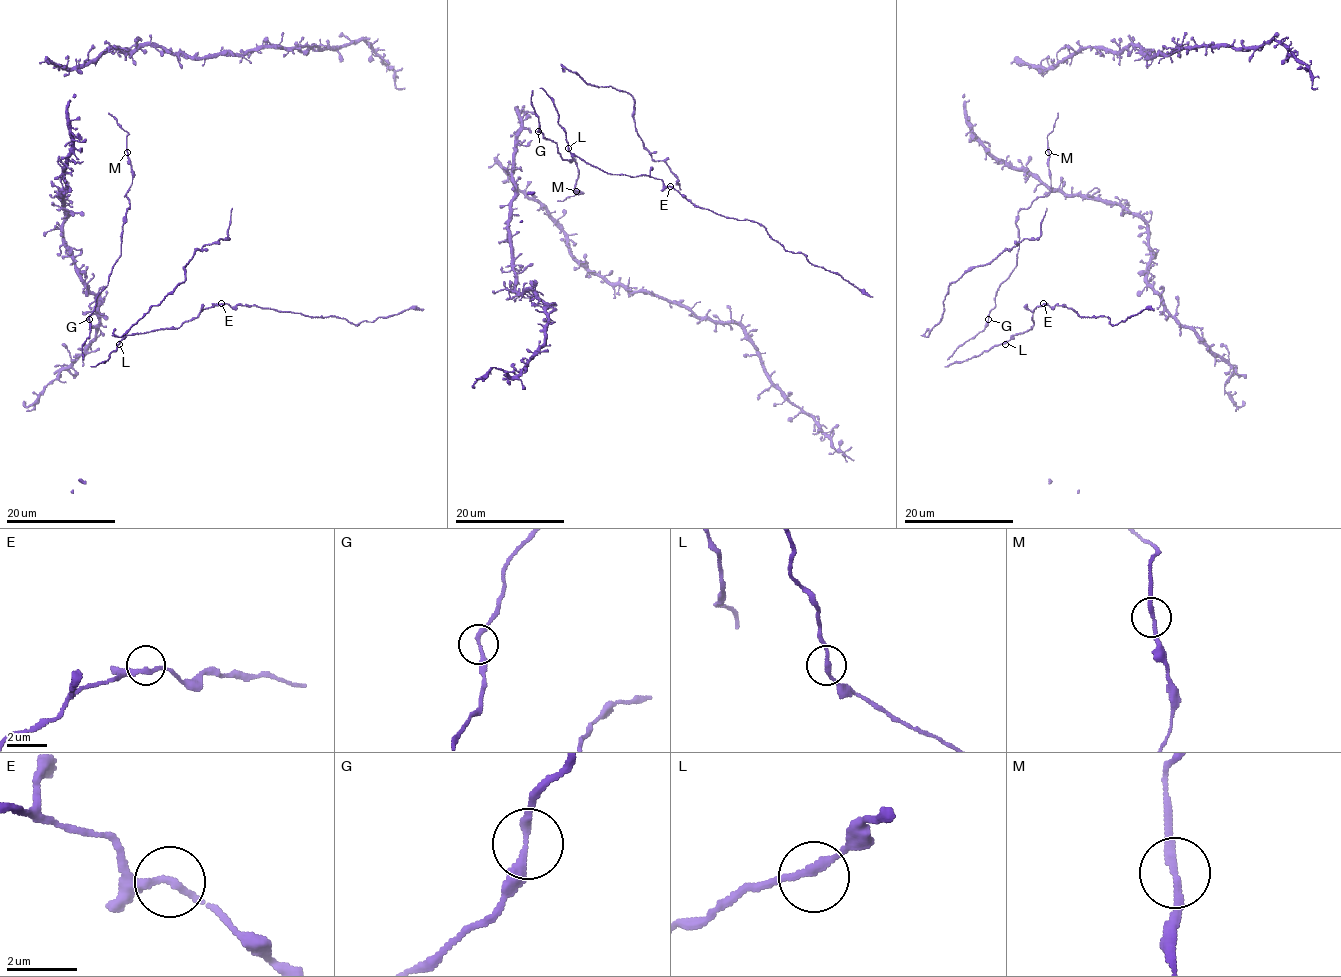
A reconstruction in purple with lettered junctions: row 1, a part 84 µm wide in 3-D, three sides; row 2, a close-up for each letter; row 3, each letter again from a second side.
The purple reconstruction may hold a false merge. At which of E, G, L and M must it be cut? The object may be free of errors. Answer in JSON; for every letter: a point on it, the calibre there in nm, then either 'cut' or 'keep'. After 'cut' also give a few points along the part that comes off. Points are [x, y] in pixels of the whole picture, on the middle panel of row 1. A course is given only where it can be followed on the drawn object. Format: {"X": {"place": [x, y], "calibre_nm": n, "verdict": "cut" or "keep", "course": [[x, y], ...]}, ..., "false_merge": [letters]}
{"E": {"place": [670, 186], "calibre_nm": 220, "verdict": "keep"}, "G": {"place": [538, 131], "calibre_nm": 200, "verdict": "keep"}, "L": {"place": [568, 148], "calibre_nm": 200, "verdict": "keep"}, "M": {"place": [576, 191], "calibre_nm": 200, "verdict": "keep"}, "false_merge": []}

